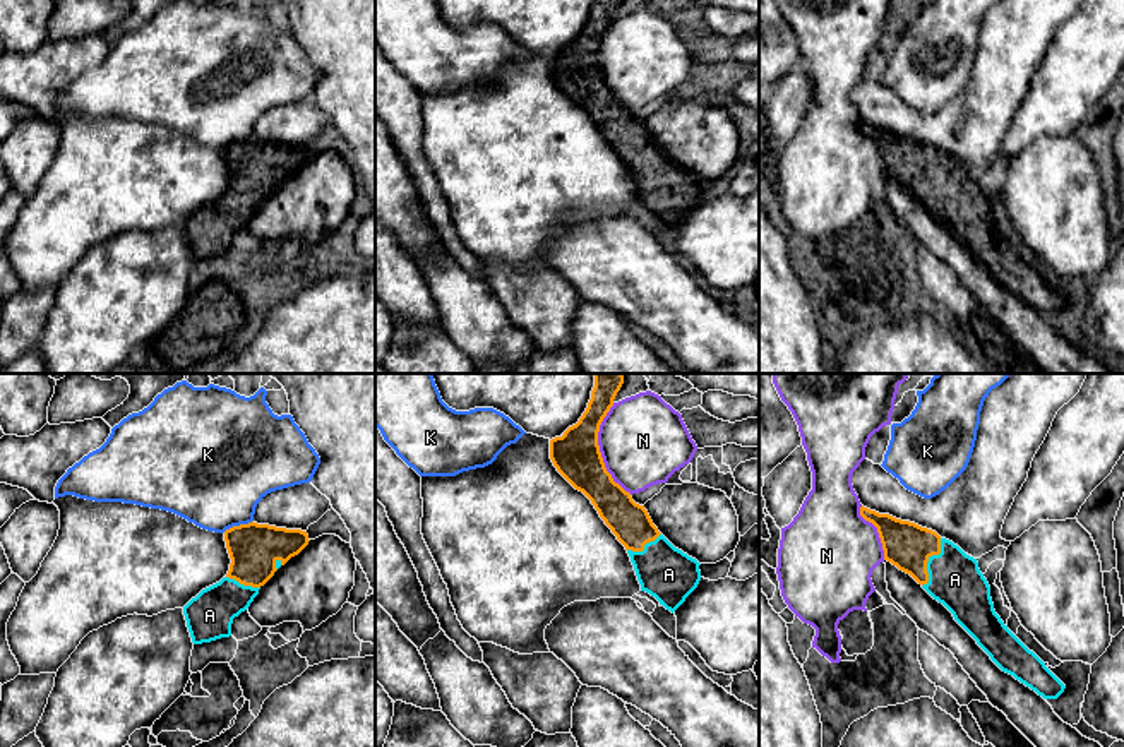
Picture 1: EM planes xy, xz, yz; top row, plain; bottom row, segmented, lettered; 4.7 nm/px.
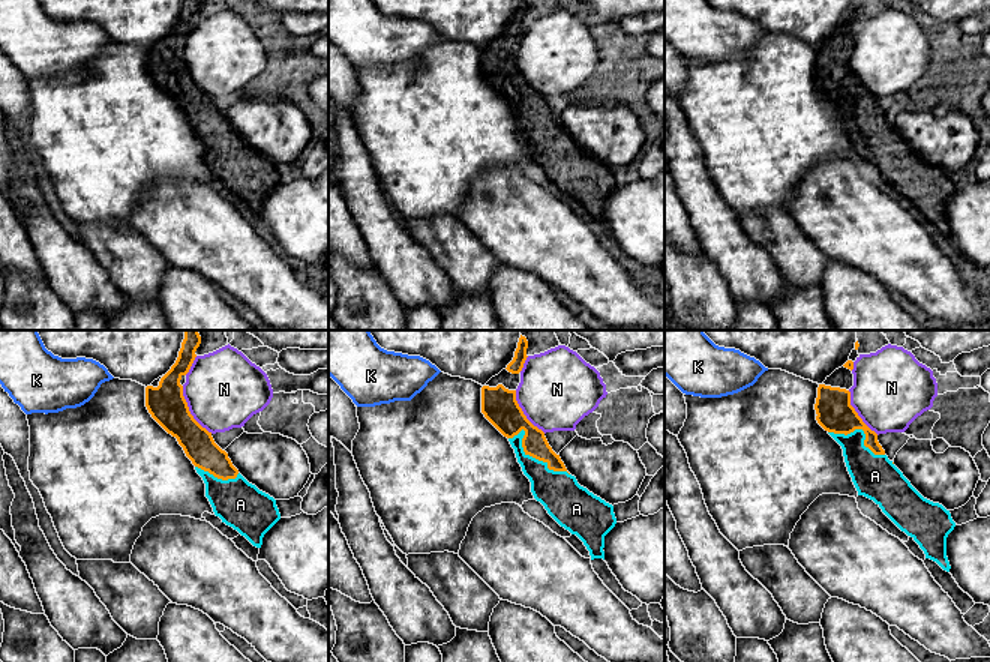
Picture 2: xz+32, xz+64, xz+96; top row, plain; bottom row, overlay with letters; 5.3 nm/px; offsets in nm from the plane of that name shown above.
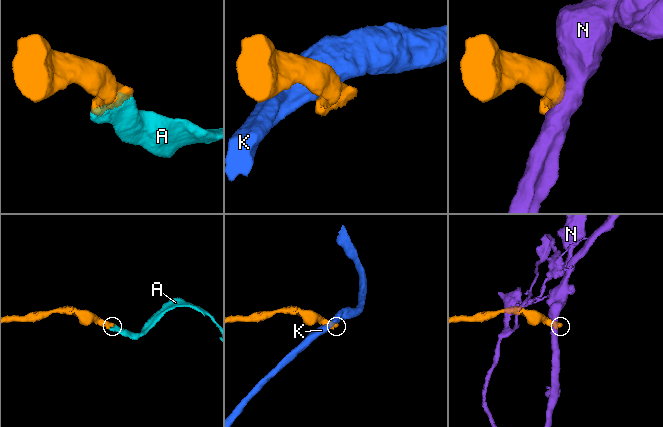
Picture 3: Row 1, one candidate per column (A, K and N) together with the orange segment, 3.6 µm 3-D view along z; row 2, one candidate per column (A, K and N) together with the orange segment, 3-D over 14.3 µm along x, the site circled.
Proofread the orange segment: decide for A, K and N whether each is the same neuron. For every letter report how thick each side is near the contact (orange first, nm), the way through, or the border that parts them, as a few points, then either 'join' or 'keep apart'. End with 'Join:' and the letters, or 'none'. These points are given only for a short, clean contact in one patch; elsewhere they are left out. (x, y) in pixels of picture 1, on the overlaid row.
A: 220/260 nm | join
K: 240/460 nm | keep apart
N: 220/420 nm | keep apart
Join: A

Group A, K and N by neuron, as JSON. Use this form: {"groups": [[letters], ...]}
{"groups": [["A"], ["K"], ["N"]]}

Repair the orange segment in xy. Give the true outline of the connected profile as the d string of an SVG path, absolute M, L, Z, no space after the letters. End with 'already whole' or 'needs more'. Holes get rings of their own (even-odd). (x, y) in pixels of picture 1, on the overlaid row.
M252 521L226 529L224 541L231 559L228 574L183 607L194 644L230 637L233 619L250 607L259 589L310 540L302 529Z | needs more

